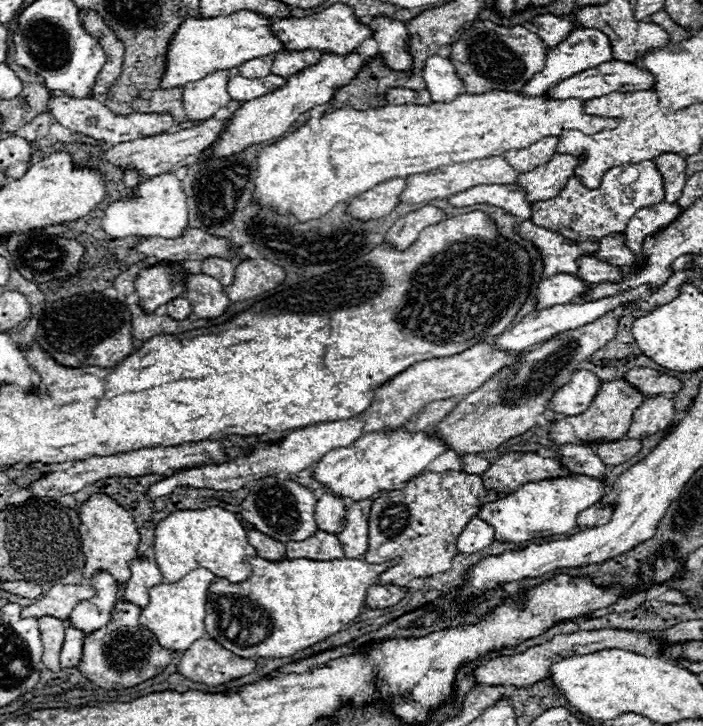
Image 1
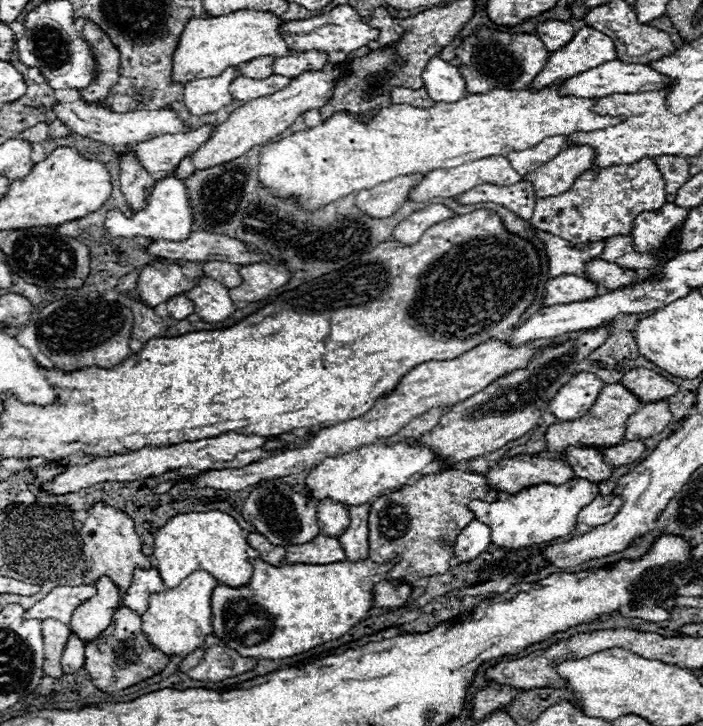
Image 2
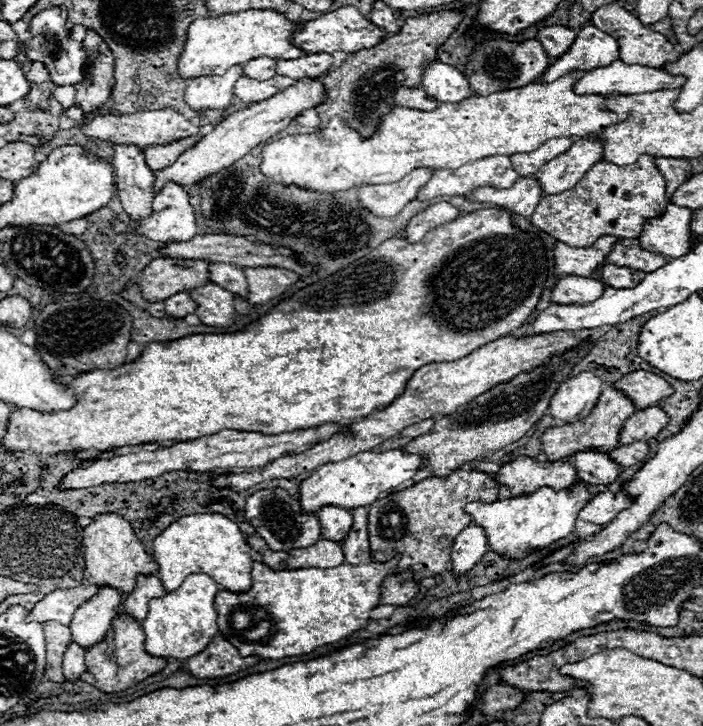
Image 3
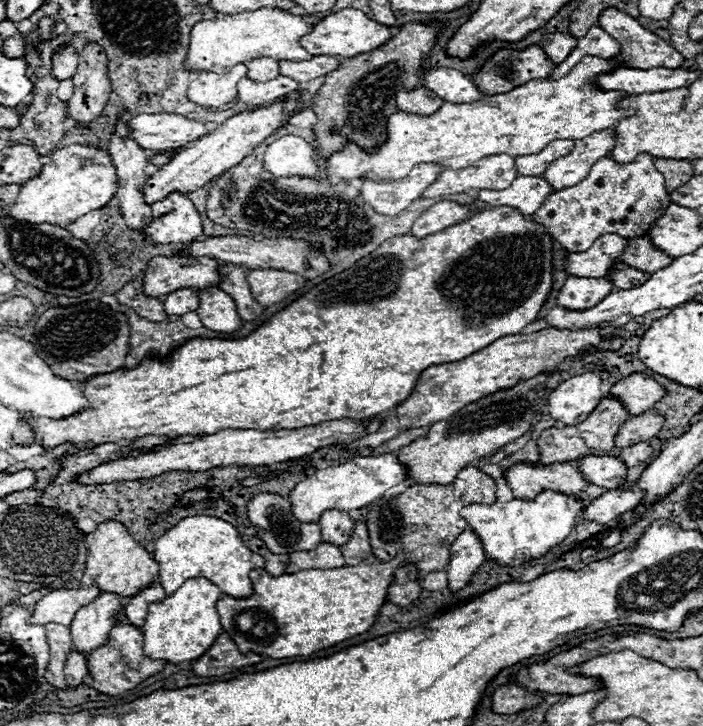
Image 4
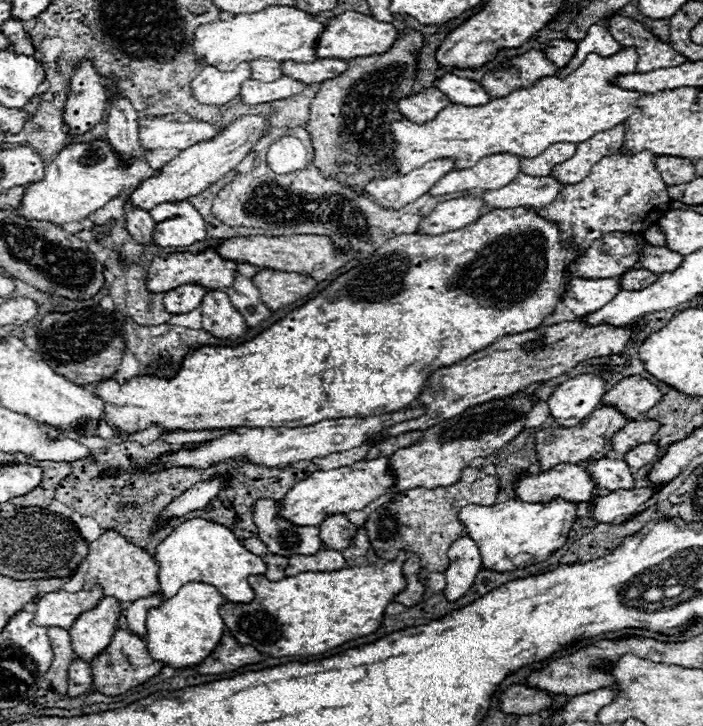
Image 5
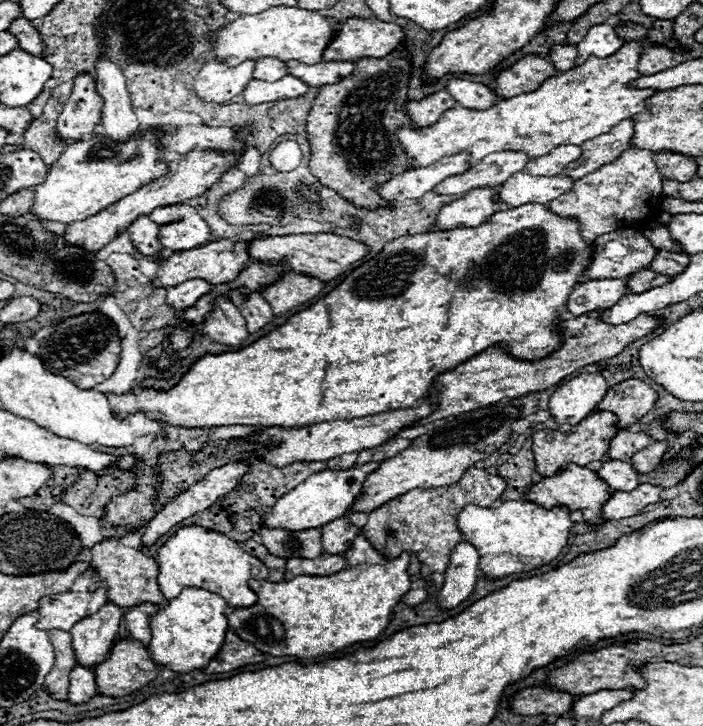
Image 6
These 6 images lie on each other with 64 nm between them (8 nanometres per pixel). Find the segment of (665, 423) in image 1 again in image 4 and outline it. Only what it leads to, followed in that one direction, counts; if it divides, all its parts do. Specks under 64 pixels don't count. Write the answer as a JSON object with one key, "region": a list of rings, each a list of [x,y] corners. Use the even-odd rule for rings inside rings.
{"region":[[[644,412],[640,416],[630,416],[628,422],[618,430],[614,444],[616,448],[628,448],[638,442],[646,442],[654,438],[662,430],[664,418],[652,412]]]}

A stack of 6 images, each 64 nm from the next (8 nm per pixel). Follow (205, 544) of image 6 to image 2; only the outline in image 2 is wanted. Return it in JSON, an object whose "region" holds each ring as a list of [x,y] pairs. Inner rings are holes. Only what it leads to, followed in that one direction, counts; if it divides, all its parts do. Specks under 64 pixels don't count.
{"region":[[[220,510],[178,514],[170,518],[154,536],[156,570],[160,572],[160,578],[168,588],[176,588],[194,570],[204,570],[218,582],[230,588],[240,588],[252,578],[250,558],[258,556],[260,554],[248,546],[246,534],[238,526],[238,522]]]}

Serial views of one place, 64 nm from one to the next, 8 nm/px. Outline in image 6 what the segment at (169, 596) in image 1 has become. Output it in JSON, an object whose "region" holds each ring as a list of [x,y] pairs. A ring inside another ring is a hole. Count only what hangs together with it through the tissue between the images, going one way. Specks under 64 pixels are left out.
{"region":[[[184,588],[184,592],[168,602],[166,608],[158,610],[150,620],[152,640],[150,640],[150,654],[152,660],[166,666],[168,670],[188,674],[194,670],[206,668],[210,660],[220,652],[224,644],[224,636],[228,632],[228,618],[224,616],[226,600],[214,596],[202,588]]]}

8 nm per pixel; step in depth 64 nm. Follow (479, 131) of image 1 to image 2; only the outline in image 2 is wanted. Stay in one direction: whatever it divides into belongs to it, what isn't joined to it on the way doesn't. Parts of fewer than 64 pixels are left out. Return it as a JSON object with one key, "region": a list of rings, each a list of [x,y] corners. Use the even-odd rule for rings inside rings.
{"region":[[[556,80],[554,84],[542,90],[492,90],[488,94],[468,94],[458,102],[446,104],[436,102],[432,108],[414,108],[408,104],[392,104],[376,112],[376,116],[368,124],[360,124],[354,116],[346,112],[338,112],[320,126],[312,130],[302,130],[290,134],[278,142],[266,144],[260,150],[260,182],[274,190],[276,196],[288,198],[296,196],[300,204],[308,210],[330,204],[346,194],[356,194],[364,188],[374,188],[382,182],[394,180],[398,176],[406,176],[412,172],[430,172],[438,168],[456,168],[464,162],[488,158],[488,156],[506,156],[510,152],[520,152],[540,144],[548,136],[570,136],[574,132],[594,132],[606,126],[616,126],[624,116],[600,116],[592,112],[596,98],[576,98],[562,96],[558,90],[564,80]]]}

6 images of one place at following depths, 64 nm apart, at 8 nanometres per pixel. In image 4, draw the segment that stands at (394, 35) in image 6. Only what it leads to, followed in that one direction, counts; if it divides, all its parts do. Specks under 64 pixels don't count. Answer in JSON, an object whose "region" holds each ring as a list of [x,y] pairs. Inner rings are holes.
{"region":[[[344,8],[344,10],[336,12],[336,14],[326,16],[322,22],[318,22],[314,26],[314,32],[304,36],[304,40],[300,44],[304,44],[304,48],[308,48],[308,52],[312,56],[342,56],[342,58],[350,58],[350,56],[358,56],[358,54],[364,54],[364,52],[372,52],[372,50],[384,46],[390,38],[392,38],[392,28],[368,18],[360,10]]]}

